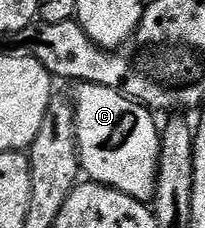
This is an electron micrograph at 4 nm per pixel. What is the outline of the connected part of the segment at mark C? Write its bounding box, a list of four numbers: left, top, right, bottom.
[73,83,161,204]

